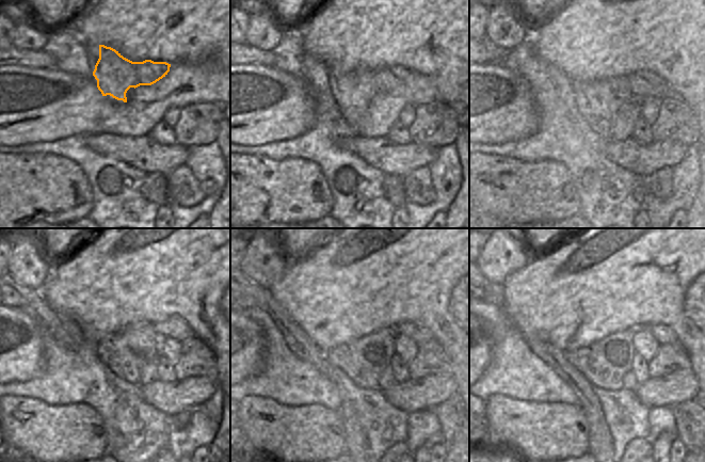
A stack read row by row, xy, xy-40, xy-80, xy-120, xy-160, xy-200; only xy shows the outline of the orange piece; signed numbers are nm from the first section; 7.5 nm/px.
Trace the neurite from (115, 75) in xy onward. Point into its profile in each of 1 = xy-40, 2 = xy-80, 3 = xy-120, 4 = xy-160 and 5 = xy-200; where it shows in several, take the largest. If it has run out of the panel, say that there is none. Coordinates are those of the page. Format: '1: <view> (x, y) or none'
1: xy-40 (355, 83)
2: xy-80 (643, 83)
3: xy-120 (175, 327)
4: xy-160 (416, 331)
5: xy-200 (663, 334)

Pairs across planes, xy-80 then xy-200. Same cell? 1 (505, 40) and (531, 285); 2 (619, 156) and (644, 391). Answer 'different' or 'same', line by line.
1: different
2: same

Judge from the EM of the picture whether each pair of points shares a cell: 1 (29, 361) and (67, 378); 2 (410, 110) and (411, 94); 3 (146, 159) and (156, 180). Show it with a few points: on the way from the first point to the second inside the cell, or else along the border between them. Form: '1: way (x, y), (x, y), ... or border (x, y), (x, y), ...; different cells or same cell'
1: border (42, 343), (43, 371), (33, 379), (23, 382); different cells
2: border (416, 106), (407, 105), (402, 110), (399, 118); different cells
3: border (164, 174), (148, 173), (146, 175); different cells

